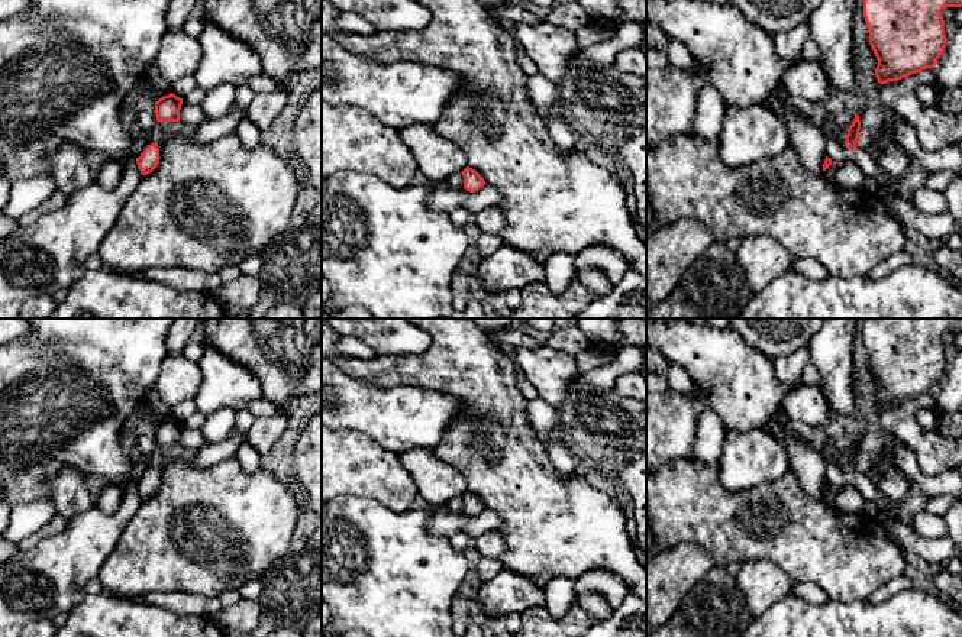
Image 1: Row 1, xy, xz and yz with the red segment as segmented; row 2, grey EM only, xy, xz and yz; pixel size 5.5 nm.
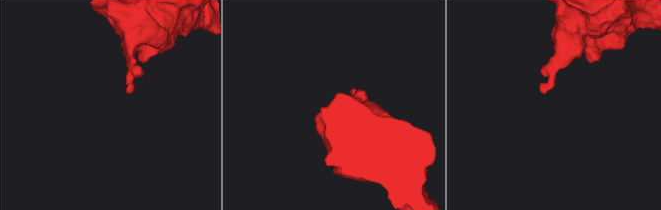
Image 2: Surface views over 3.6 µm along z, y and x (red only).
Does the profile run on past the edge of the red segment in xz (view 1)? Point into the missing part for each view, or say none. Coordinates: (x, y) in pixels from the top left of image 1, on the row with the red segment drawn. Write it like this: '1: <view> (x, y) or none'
1: none

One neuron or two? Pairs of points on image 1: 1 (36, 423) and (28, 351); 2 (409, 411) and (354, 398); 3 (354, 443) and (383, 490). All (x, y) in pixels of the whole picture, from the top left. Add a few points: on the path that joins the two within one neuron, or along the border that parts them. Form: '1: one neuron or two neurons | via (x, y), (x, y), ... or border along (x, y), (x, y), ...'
1: one neuron | via (28, 406), (28, 368)
2: one neuron | via (396, 411), (367, 408)
3: one neuron | via (354, 455), (375, 478)

